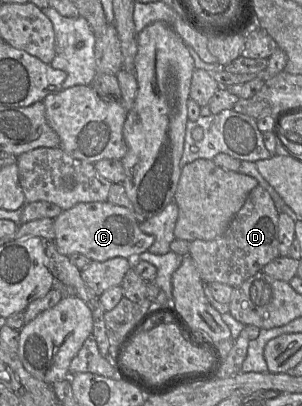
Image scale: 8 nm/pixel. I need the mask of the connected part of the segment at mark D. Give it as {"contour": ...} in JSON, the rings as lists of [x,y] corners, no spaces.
{"contour":[[[257,185],[251,190],[244,205],[221,236],[210,241],[193,240],[188,242],[189,255],[195,263],[204,283],[220,282],[235,288],[257,272],[262,271],[266,264],[279,257],[278,219],[279,211],[270,194],[263,187]]]}

